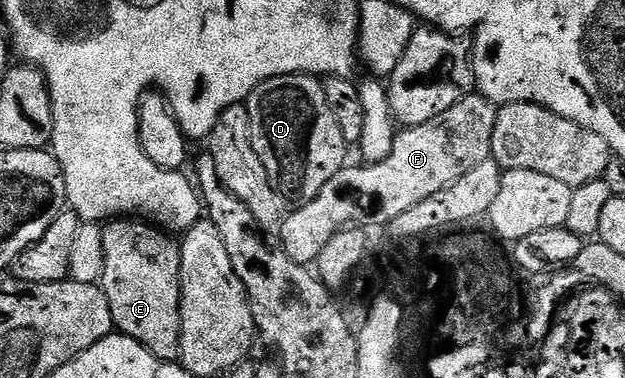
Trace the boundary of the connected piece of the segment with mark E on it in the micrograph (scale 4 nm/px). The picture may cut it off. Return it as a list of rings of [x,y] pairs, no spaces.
[[[112,220],[103,227],[103,232],[104,271],[98,285],[110,304],[113,327],[142,344],[158,360],[176,362],[180,357],[179,241],[171,233],[144,220]]]

